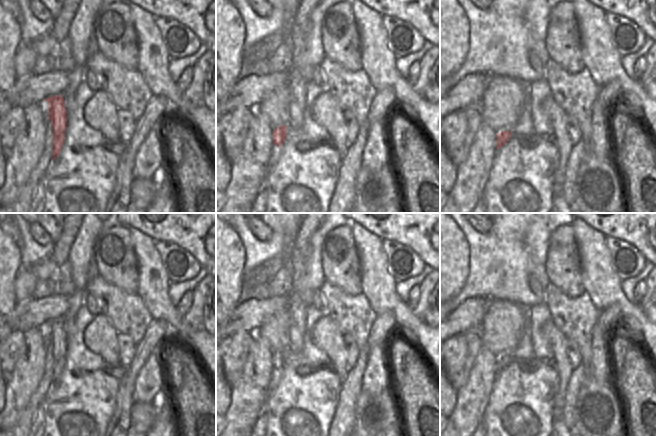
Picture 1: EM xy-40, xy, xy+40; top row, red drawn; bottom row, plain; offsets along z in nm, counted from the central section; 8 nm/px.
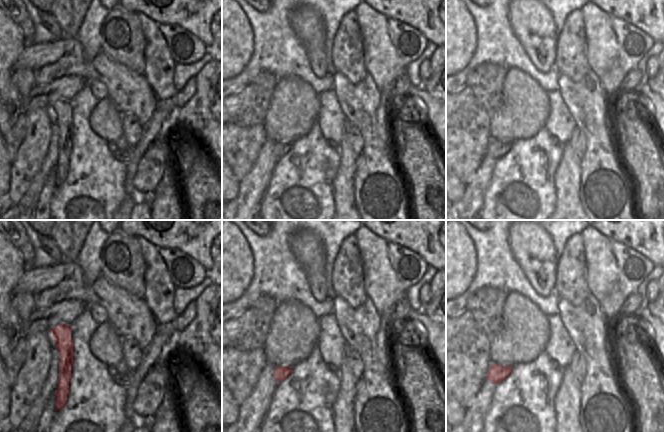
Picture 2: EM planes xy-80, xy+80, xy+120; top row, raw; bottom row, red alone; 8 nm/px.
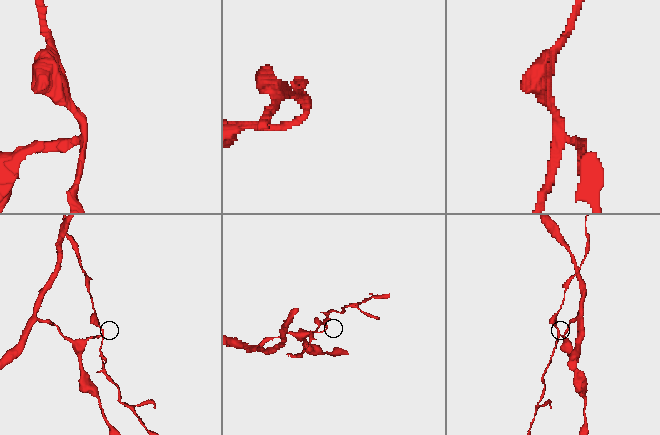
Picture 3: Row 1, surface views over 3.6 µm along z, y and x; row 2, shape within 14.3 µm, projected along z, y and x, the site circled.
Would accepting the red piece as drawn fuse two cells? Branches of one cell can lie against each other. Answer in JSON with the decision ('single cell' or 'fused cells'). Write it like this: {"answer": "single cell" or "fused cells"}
{"answer": "fused cells"}

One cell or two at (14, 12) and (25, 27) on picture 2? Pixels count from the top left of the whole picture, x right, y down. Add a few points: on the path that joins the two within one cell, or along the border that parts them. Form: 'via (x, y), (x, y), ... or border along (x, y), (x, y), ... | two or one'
via (18, 16), (24, 23) | one

